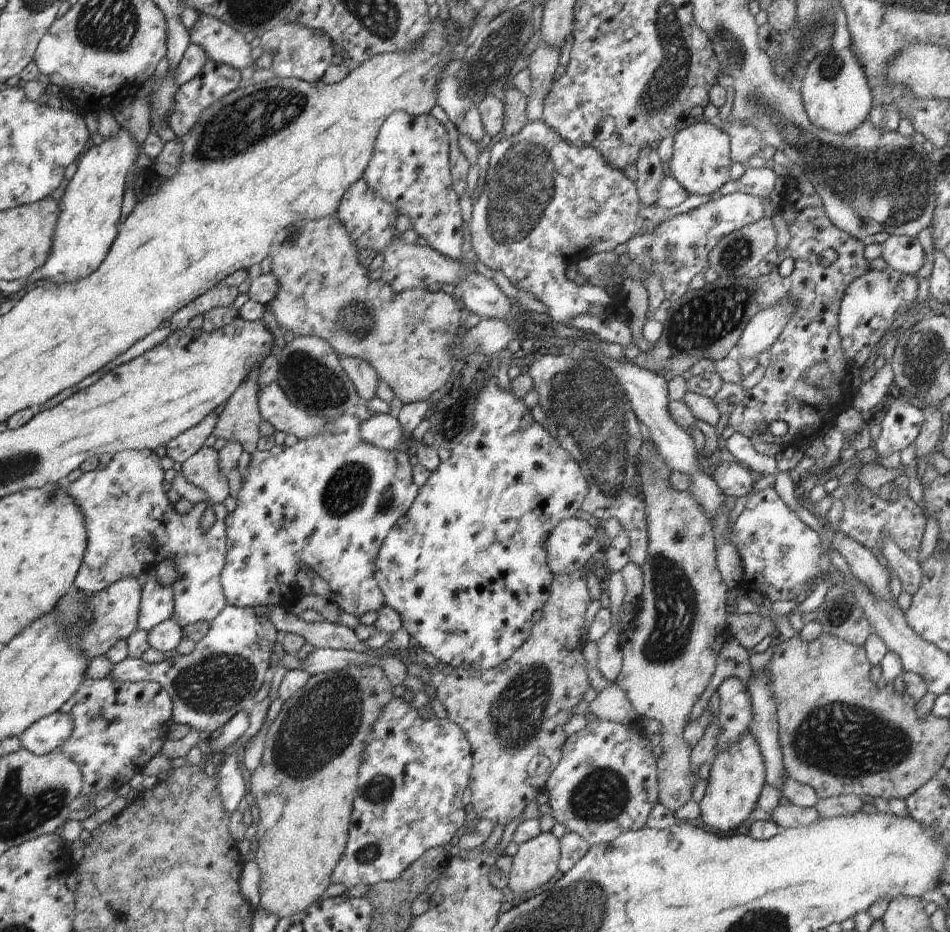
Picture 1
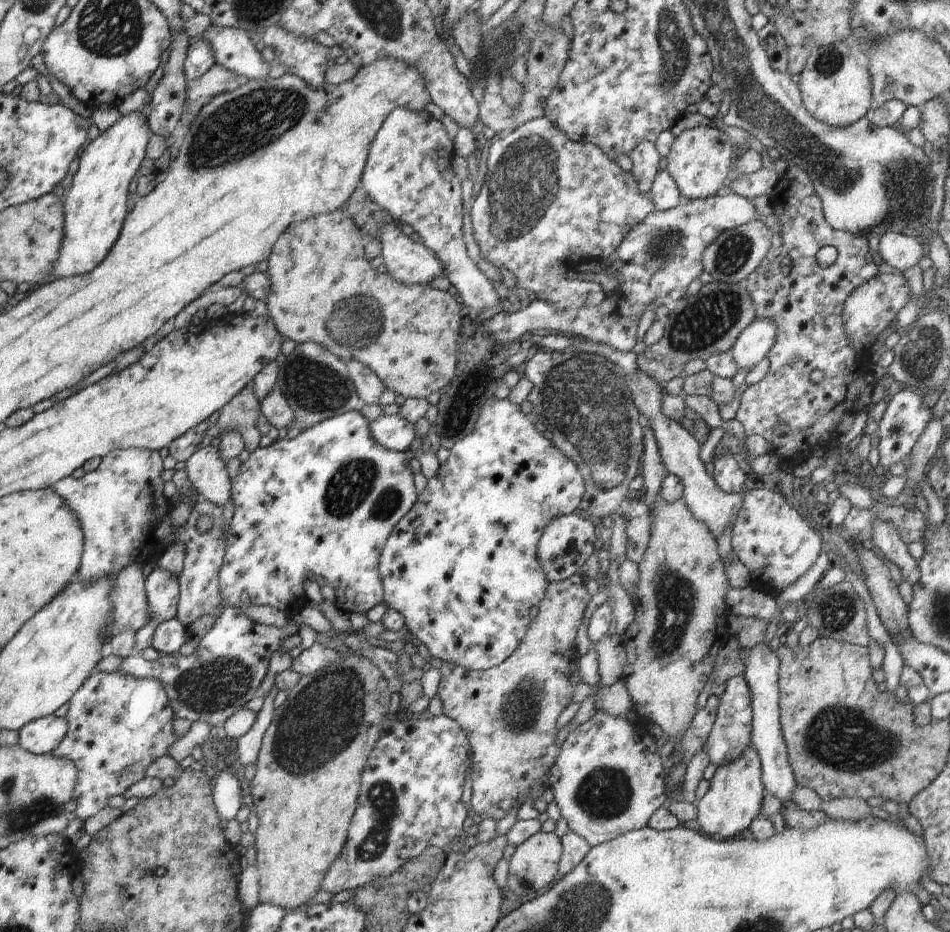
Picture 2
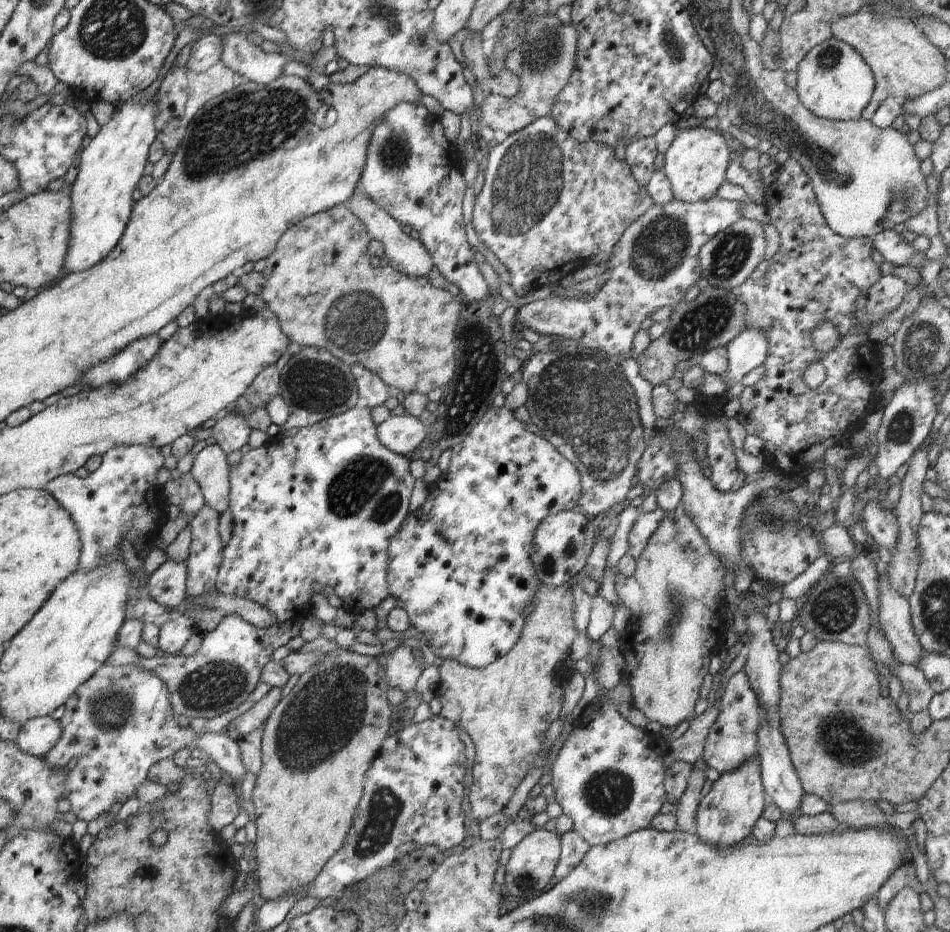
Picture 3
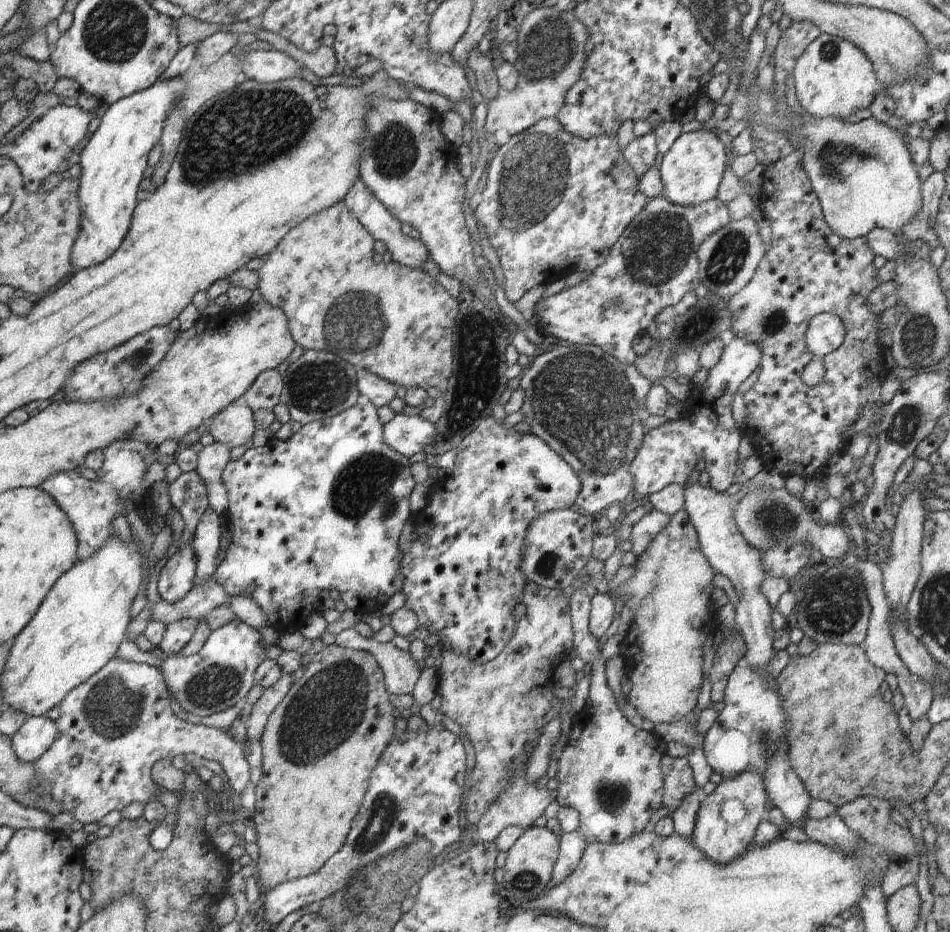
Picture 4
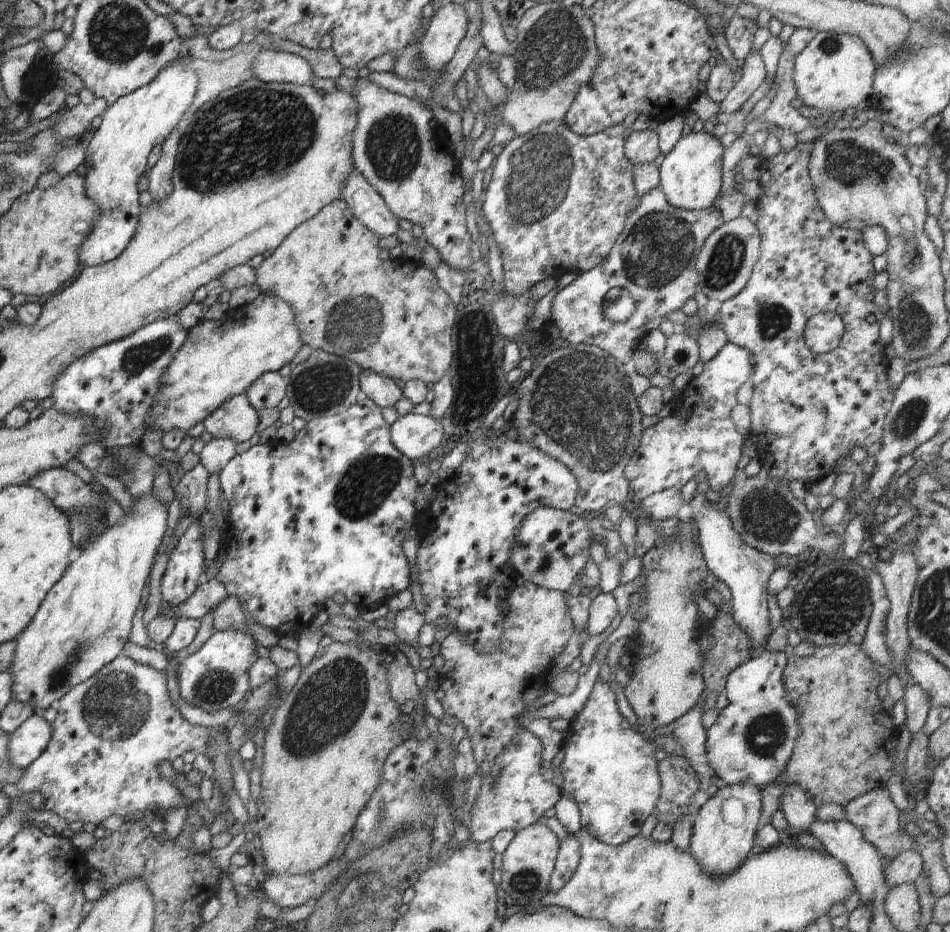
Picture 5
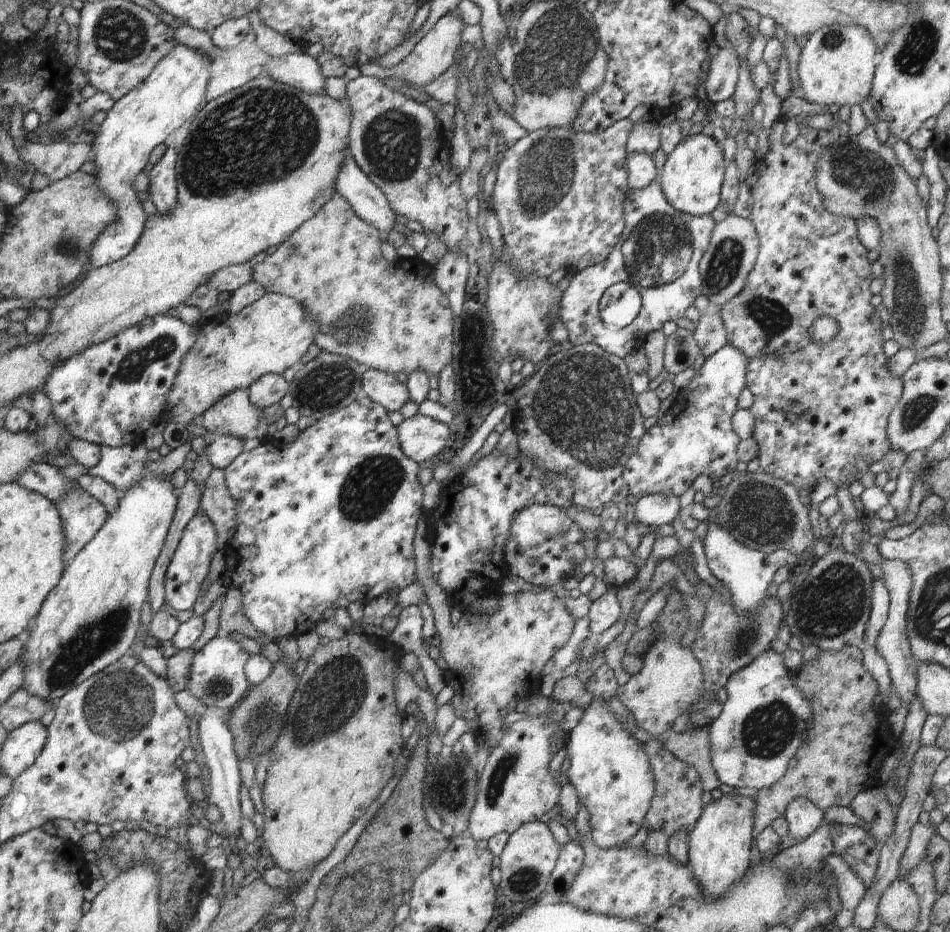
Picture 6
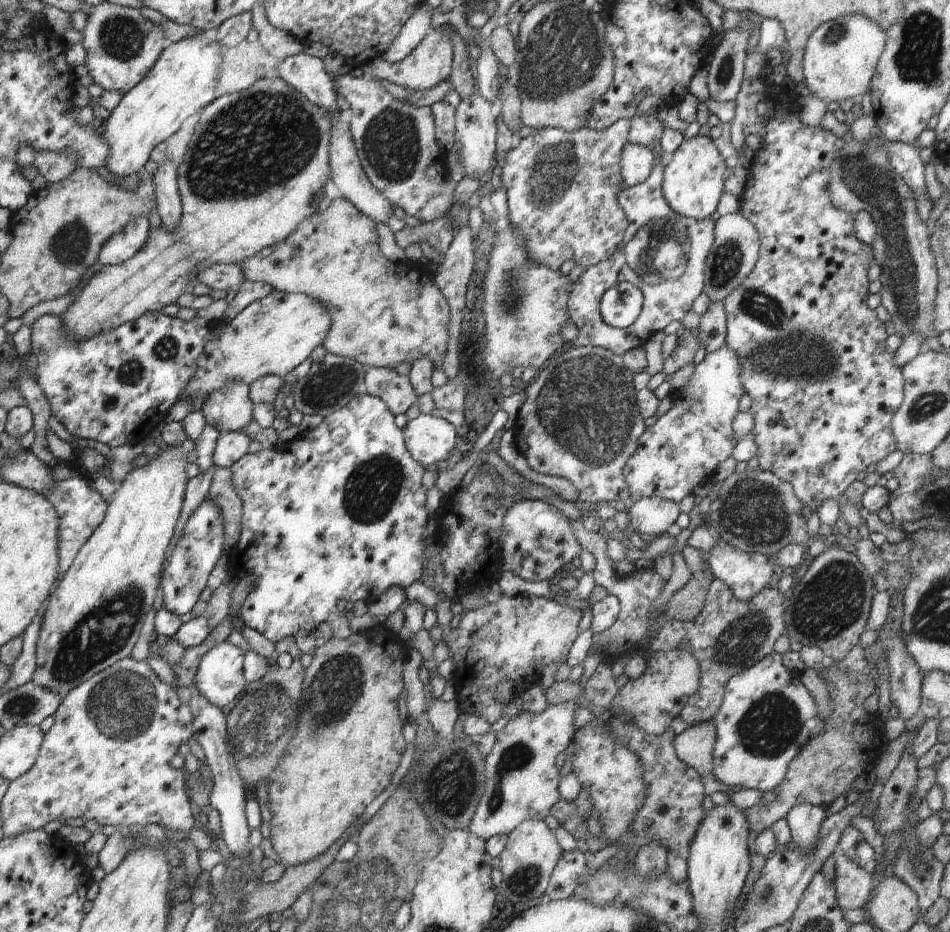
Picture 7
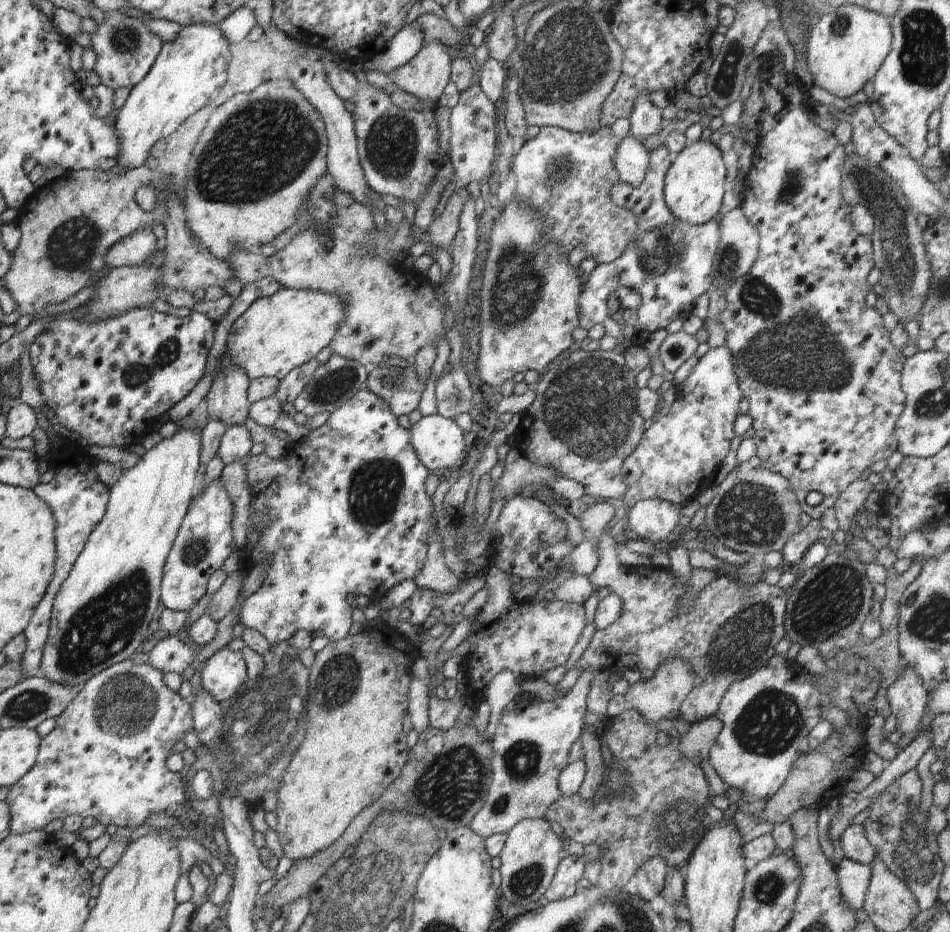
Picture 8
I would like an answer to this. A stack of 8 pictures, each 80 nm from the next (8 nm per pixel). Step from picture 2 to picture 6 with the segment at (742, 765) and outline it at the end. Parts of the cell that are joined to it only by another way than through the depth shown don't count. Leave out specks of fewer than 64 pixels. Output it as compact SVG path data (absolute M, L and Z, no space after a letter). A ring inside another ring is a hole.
M724 793L703 807L700 818L688 832L688 864L705 897L721 897L750 867L750 849L754 845L755 808L756 802L742 793Z

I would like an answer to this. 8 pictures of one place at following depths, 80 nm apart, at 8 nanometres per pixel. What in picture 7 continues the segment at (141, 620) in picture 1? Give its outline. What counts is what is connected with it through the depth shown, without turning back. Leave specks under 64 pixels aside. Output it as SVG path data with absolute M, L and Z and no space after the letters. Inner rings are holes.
M202 501L185 522L177 543L170 550L167 563L162 568L159 586L163 592L164 608L179 616L196 606L200 593L206 588L211 570L216 566L220 554L224 553L223 534L220 510L214 504Z

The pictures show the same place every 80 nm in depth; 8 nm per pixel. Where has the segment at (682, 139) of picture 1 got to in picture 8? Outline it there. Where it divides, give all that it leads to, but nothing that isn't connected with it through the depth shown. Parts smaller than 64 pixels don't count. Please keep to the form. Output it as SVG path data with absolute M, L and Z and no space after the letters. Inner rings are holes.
M701 139L693 141L674 155L674 160L666 171L663 188L665 203L670 212L688 226L700 226L714 220L718 214L726 192L724 185L728 180L726 165L718 146Z

